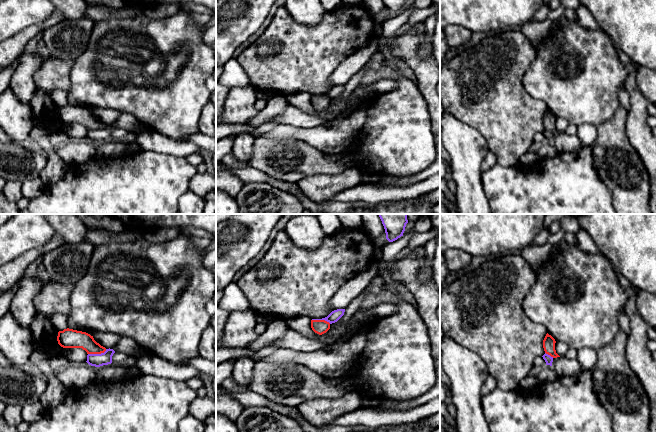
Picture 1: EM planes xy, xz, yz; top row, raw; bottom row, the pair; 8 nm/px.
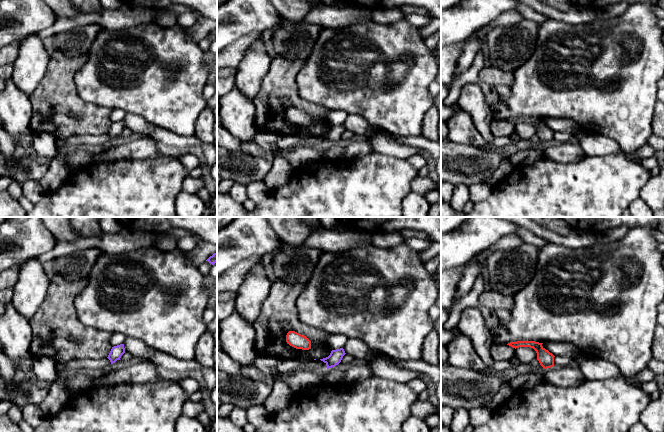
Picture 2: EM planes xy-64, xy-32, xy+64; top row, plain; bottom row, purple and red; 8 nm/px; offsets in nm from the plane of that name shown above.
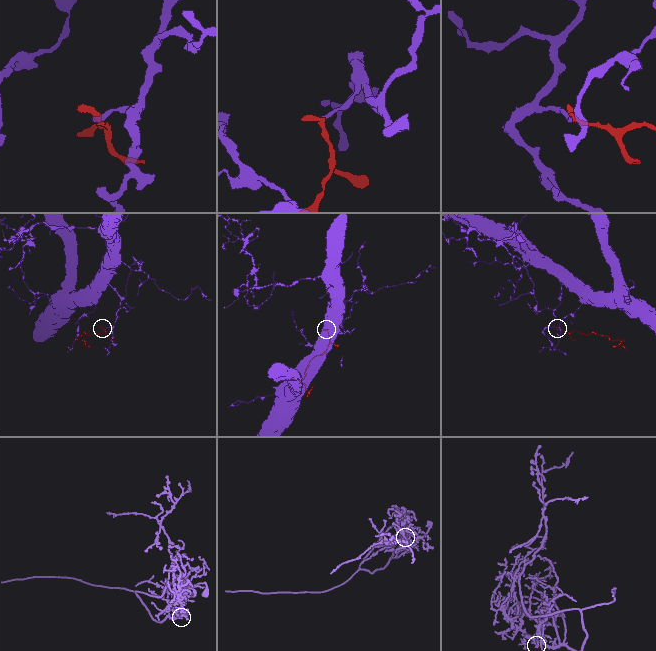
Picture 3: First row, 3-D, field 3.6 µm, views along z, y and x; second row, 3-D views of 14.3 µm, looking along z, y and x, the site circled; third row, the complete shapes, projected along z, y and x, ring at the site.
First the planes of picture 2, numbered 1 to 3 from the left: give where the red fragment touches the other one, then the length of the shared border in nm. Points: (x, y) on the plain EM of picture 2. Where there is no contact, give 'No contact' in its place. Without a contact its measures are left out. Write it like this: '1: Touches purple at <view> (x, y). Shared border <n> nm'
1: No contact
2: No contact
3: No contact

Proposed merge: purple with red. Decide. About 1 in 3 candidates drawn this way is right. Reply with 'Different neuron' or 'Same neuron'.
Different neuron

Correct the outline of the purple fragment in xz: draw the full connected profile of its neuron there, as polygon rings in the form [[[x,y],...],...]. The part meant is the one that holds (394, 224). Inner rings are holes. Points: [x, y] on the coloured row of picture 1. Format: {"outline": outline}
{"outline": [[[379,214],[379,217],[385,229],[386,239],[389,242],[403,236],[408,223],[407,214]]]}

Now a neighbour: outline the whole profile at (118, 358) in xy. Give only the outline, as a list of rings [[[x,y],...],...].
[[[115,352],[112,356],[112,363],[123,364],[127,358],[128,358],[128,355],[126,355],[125,353]]]

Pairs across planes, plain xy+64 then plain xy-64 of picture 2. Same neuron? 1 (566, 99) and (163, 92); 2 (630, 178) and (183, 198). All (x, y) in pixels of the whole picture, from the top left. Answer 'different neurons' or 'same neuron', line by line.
1: same neuron
2: different neurons

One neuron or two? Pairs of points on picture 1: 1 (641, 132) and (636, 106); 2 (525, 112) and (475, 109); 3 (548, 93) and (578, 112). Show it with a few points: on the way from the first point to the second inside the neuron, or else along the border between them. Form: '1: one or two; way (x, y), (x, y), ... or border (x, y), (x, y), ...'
1: one; way (637, 126), (637, 112)
2: one; way (513, 112), (487, 109)
3: one; way (555, 93), (559, 93), (571, 105)

